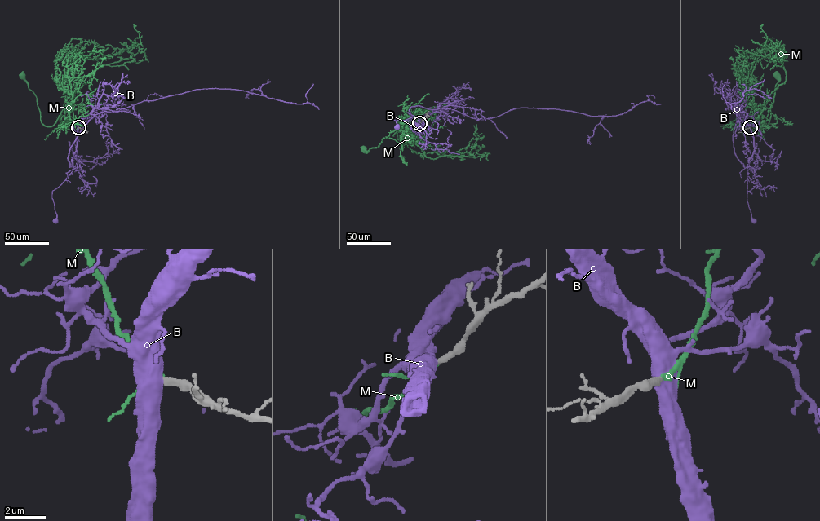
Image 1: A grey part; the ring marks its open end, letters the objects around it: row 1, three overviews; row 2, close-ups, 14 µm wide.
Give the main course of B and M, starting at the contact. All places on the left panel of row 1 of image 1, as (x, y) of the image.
B: (78, 127), (72, 172), (52, 192), (55, 220)
M: (78, 127), (68, 112), (70, 108), (64, 109), (52, 125), (45, 125), (37, 97), (23, 74)

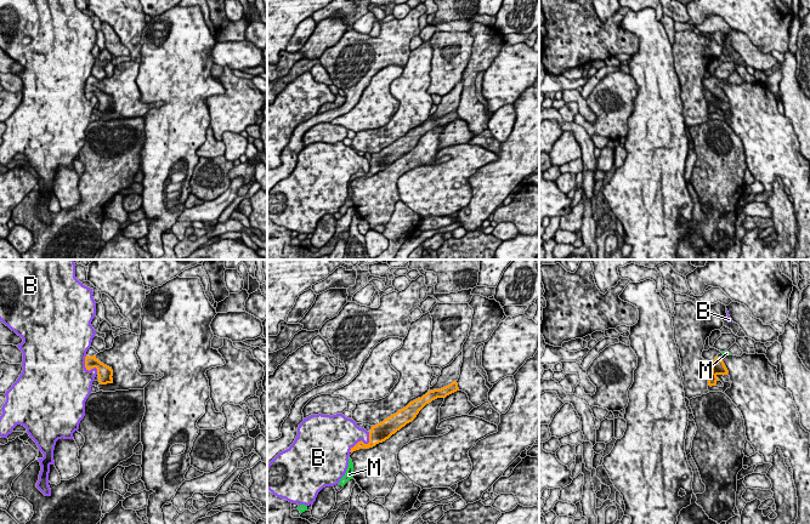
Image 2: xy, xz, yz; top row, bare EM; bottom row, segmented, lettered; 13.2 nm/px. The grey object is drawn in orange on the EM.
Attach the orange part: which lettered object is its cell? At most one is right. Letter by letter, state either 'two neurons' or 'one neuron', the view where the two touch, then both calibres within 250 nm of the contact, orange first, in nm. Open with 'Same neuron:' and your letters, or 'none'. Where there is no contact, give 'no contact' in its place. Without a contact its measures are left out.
Same neuron: M
B: two neurons | xz | 240/340 nm
M: one neuron | no contact

